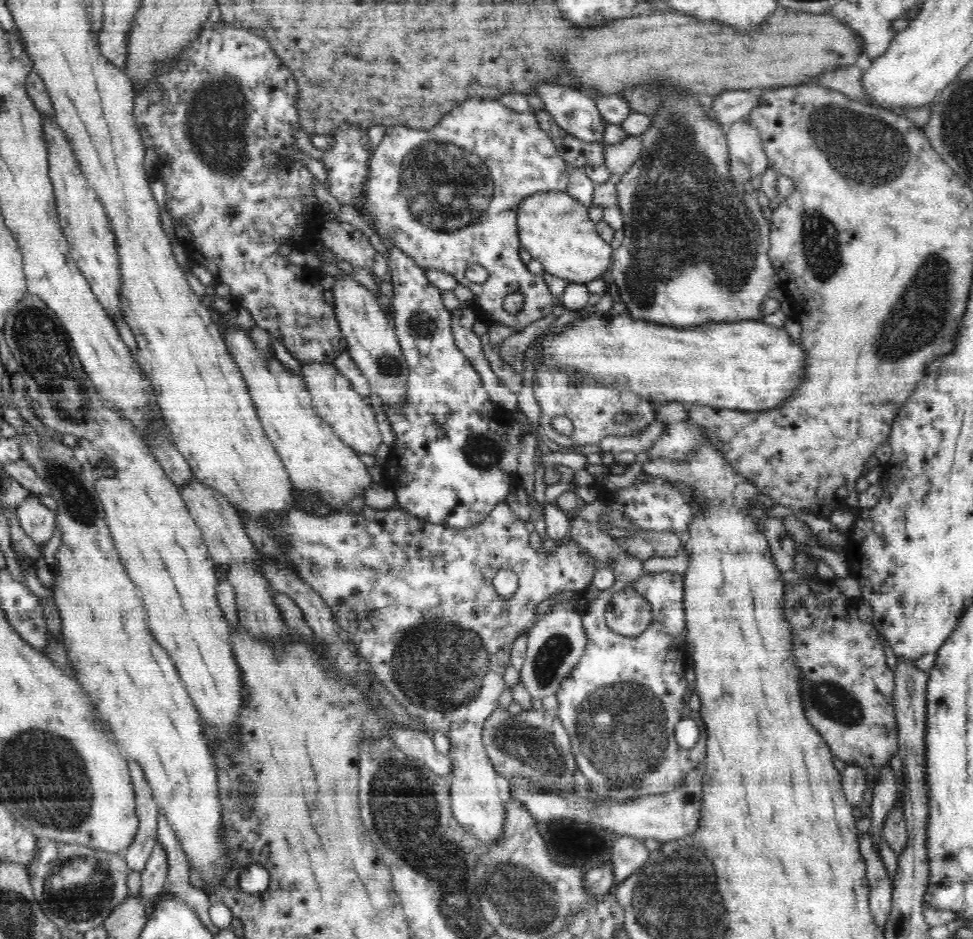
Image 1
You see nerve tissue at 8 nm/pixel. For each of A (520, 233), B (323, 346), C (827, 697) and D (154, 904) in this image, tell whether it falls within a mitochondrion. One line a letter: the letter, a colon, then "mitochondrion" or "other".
A: other
B: other
C: mitochondrion
D: other

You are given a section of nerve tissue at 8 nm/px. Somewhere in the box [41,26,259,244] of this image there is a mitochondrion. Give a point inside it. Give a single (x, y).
(216, 116)

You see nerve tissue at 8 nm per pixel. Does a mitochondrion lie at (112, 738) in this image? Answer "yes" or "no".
no

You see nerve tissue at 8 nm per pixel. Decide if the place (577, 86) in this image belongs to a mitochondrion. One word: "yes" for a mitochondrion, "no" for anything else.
no

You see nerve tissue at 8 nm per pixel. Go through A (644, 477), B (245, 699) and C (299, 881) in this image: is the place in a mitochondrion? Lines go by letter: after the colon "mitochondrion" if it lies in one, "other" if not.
A: other
B: other
C: other

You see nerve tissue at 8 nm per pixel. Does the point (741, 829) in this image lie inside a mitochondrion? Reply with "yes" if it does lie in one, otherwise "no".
no

